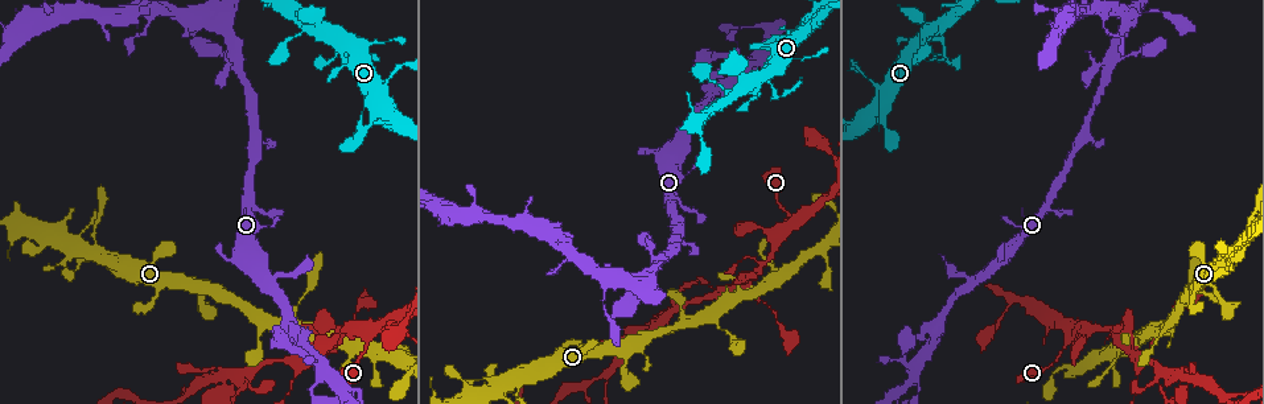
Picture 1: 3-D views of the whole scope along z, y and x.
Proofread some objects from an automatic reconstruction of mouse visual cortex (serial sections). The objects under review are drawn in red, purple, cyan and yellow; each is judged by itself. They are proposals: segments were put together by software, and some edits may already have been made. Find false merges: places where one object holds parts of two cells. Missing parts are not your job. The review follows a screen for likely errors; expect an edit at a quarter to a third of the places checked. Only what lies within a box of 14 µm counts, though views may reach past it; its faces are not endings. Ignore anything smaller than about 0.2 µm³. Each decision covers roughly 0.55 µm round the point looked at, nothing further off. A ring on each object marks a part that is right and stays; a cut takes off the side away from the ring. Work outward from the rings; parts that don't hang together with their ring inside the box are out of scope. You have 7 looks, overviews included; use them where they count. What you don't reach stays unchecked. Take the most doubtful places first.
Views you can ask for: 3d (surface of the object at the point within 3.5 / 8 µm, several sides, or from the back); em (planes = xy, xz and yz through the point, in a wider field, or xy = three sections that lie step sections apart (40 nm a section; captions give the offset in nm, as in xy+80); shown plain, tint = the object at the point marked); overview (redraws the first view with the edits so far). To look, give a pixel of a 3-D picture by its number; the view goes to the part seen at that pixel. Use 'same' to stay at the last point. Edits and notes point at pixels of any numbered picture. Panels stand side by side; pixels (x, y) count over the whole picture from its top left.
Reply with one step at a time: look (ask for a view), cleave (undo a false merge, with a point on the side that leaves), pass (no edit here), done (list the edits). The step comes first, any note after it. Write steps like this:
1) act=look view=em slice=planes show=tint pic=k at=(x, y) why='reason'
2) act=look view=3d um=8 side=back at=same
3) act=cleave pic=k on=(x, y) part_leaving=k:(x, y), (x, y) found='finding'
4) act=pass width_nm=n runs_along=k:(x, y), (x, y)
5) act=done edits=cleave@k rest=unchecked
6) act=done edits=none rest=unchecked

act=look view=3d um=3.5 pic=1 at=(792, 225) why='abrupt turn'

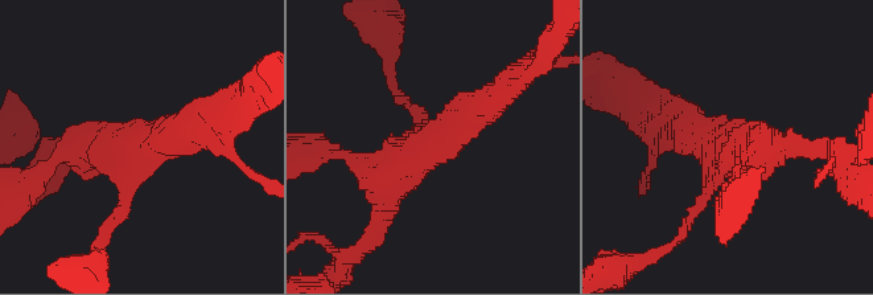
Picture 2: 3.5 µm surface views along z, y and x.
act=look view=em slice=xy step=5 show=tint pic=2 at=(127, 158) why='need the tissue'

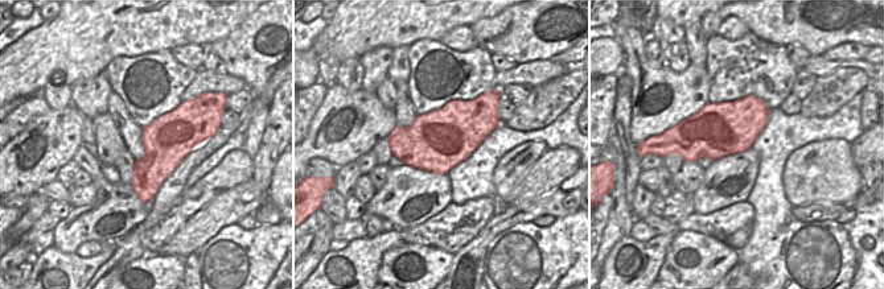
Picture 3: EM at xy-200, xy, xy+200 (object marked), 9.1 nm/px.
act=pass runs_along=2:(683, 233), (733, 148), (794, 148) found='continuous, no second cell'

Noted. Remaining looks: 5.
act=look view=3d um=3.5 pic=1 at=(731, 290) why='three arms meet'

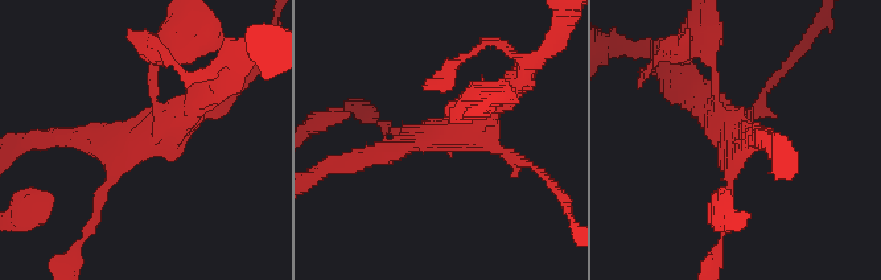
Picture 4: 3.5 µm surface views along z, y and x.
act=pass runs_along=4:(510, 93), (453, 136), (363, 156) found='one cell here'

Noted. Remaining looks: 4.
act=look view=3d um=8 pic=1 at=(1236, 394) why='thick turns thin'

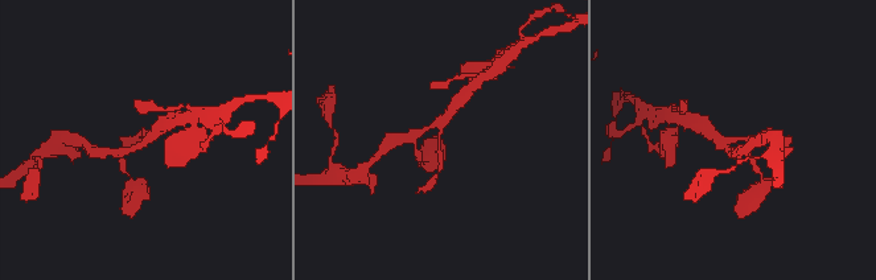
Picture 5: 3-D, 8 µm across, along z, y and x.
act=look view=em slice=xy step=1 show=tint pic=5 at=(733, 139) arms=3 arm_widths_nm=150,200,300 why='now the EM'

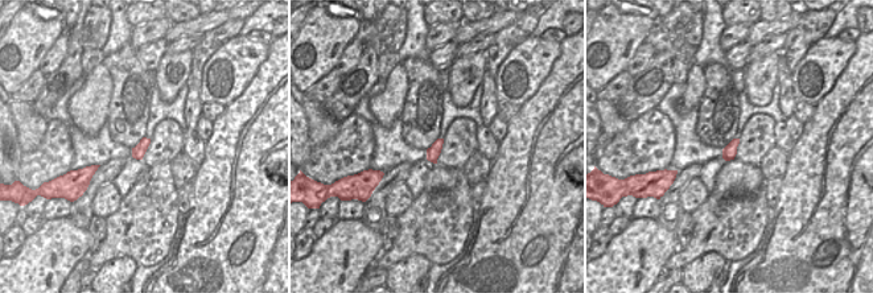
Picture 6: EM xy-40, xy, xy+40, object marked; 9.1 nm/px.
act=pass runs_along=5:(452, 108), (438, 122), (440, 171) found='one cell here'

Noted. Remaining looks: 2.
act=done edits=none rest=unchecked

